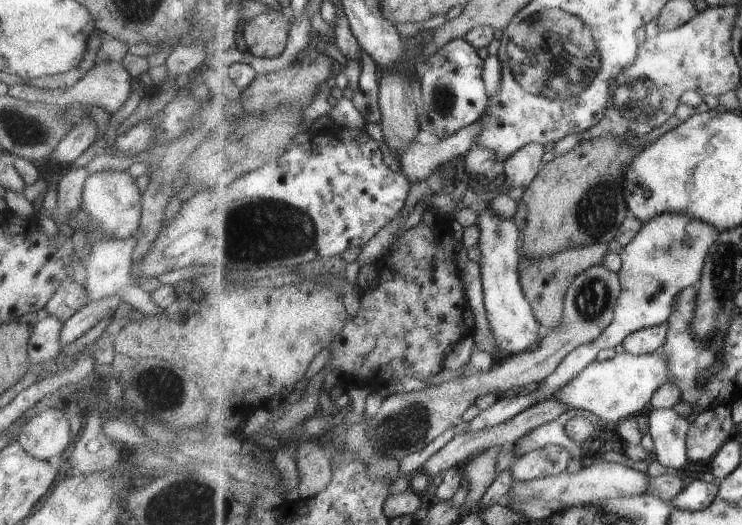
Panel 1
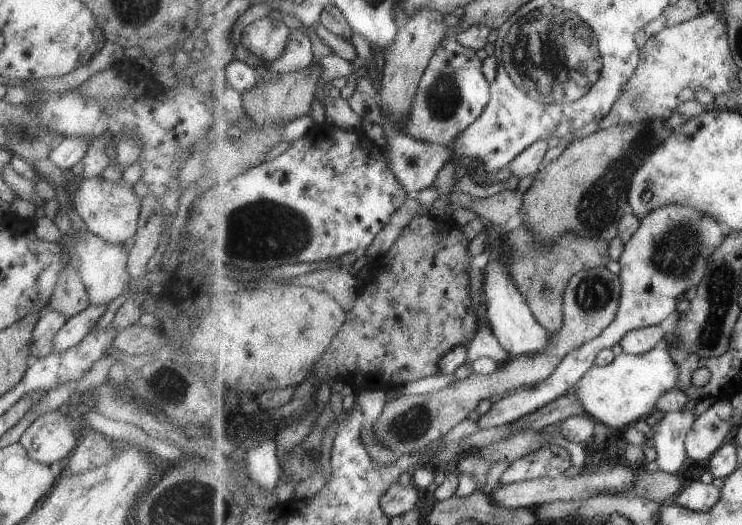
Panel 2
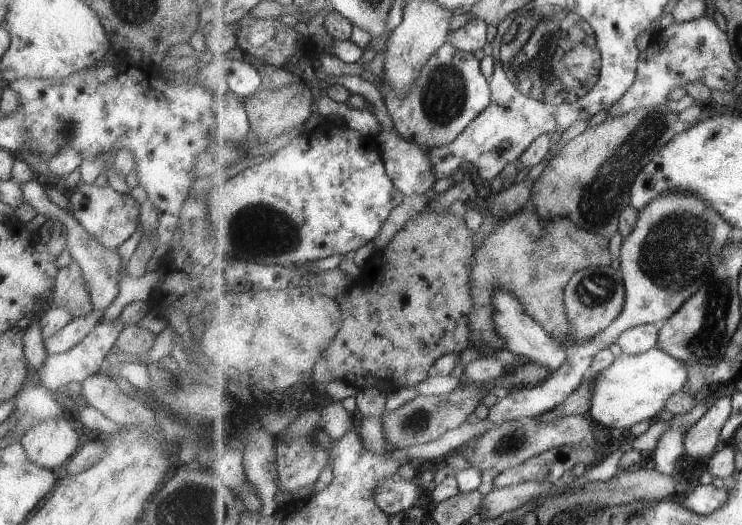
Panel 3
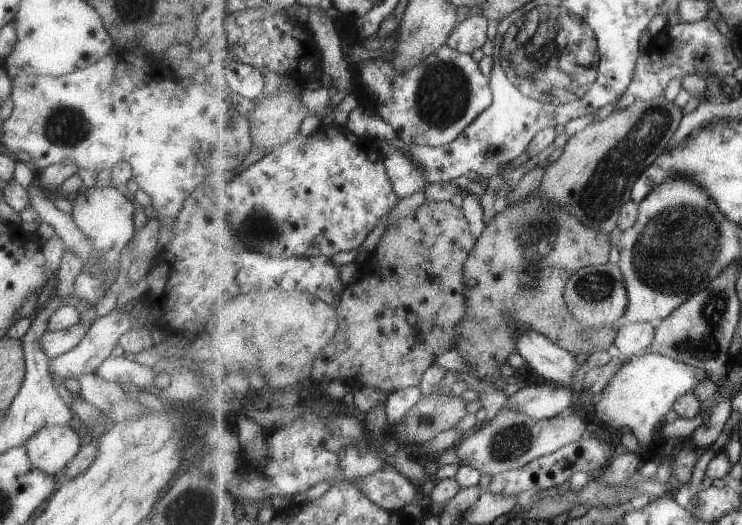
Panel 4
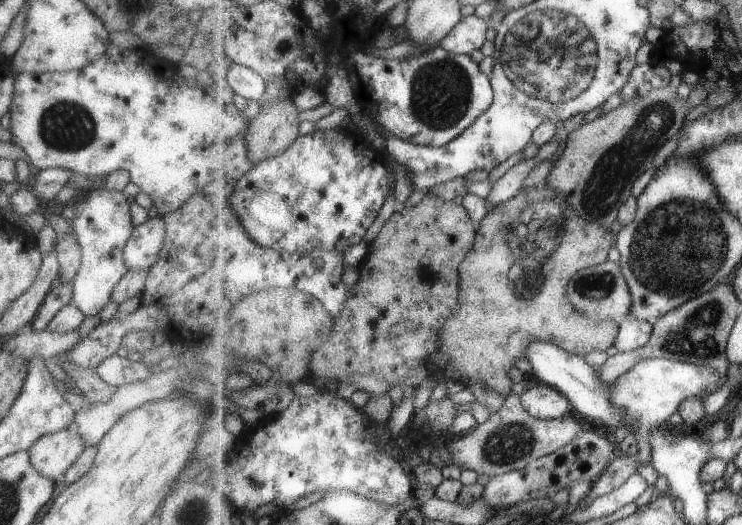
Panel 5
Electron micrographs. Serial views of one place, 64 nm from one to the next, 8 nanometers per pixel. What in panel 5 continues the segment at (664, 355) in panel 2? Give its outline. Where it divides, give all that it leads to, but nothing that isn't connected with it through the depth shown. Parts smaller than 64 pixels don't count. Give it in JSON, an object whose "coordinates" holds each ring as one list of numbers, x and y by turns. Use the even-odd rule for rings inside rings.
{"coordinates":[[651,357,640,360,633,368,621,375,610,386,612,403,626,414,626,418,634,423,635,438,639,451,639,464,652,462,652,446,650,438,658,428,666,426,673,412,678,412,679,405,689,397,700,397,703,392,709,394,723,386,724,380,714,367,704,367,693,363]]}

